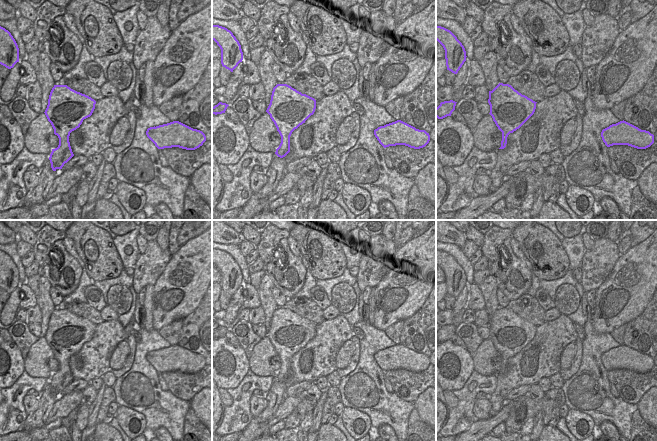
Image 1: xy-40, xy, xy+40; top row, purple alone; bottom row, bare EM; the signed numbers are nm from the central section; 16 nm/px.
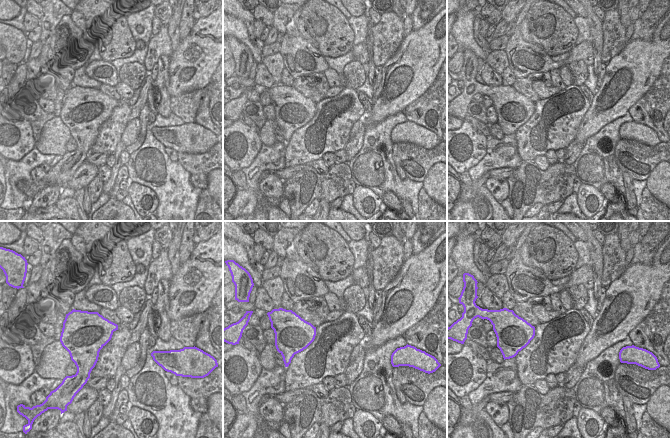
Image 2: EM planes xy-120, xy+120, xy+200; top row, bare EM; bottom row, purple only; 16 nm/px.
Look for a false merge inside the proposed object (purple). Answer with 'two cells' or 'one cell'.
one cell

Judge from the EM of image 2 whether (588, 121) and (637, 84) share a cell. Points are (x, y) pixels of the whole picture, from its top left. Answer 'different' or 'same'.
same

